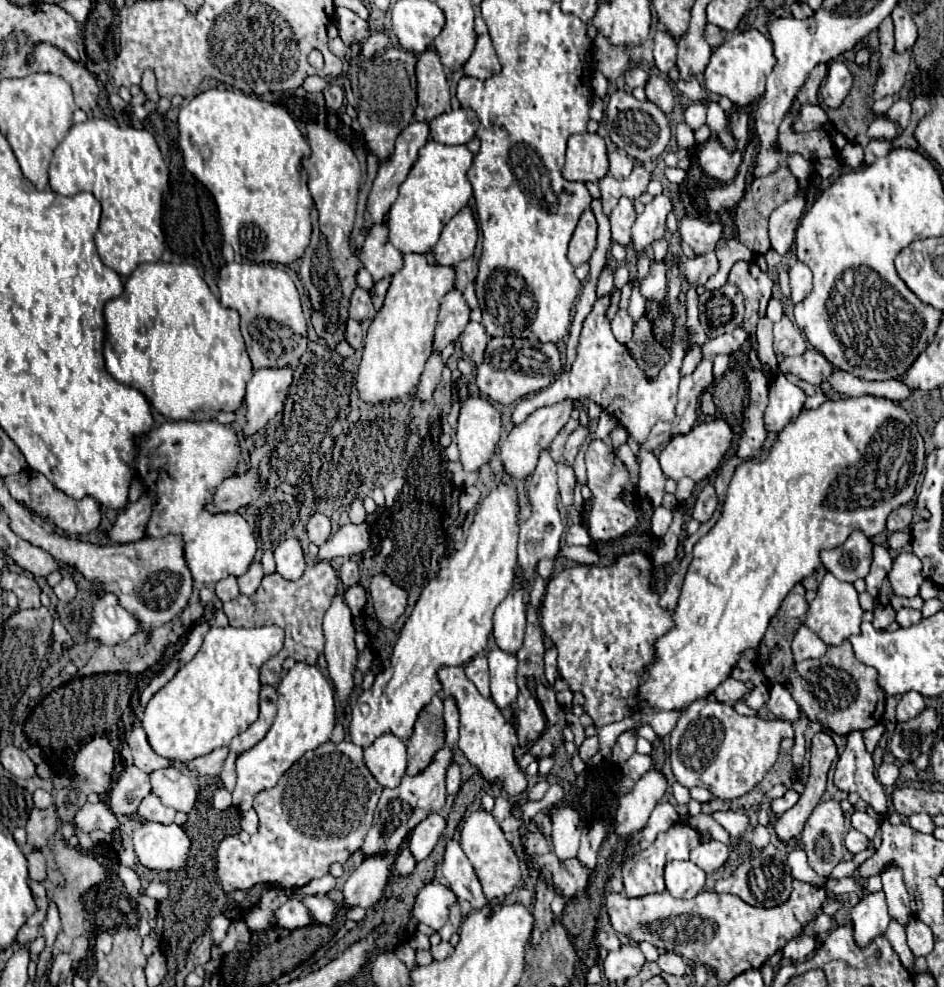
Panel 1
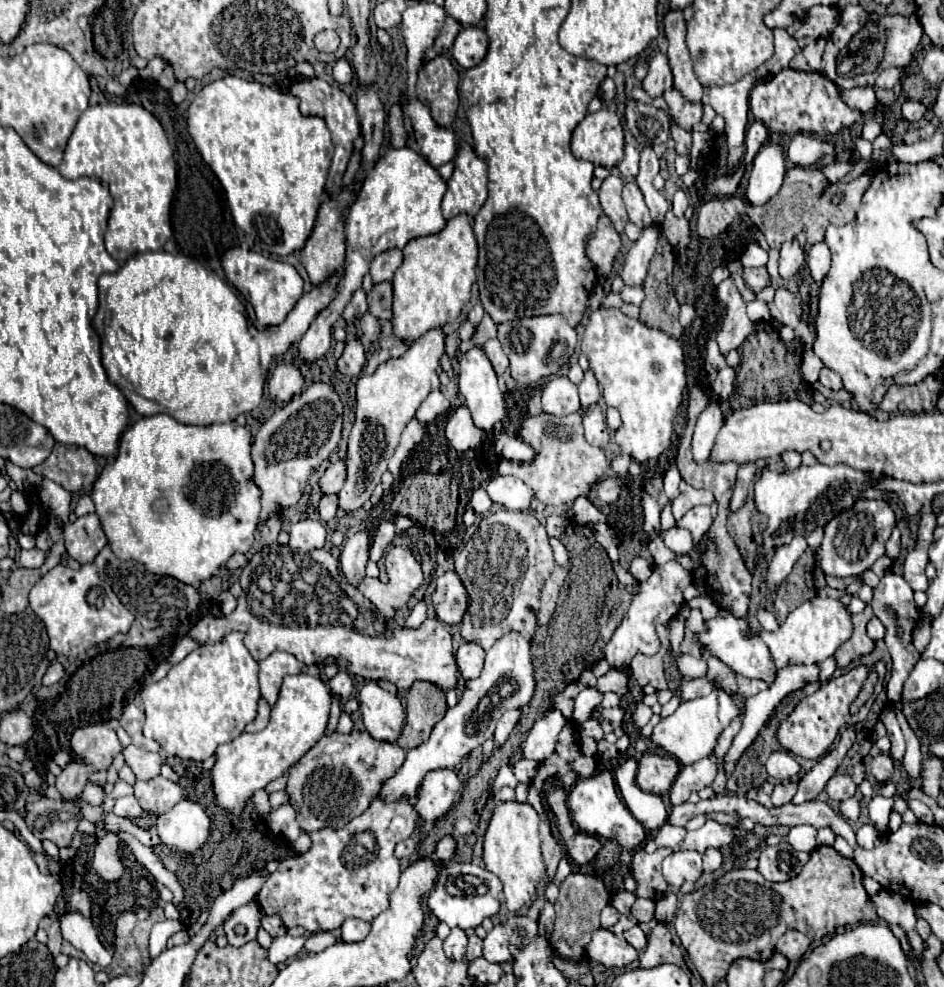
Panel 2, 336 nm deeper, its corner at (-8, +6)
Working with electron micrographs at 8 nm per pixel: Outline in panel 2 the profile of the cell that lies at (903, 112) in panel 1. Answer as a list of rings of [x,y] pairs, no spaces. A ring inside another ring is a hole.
[[[907,99],[907,101],[903,101],[901,111],[903,111],[903,117],[905,117],[907,121],[919,123],[919,121],[925,117],[927,107],[925,107],[923,103],[919,103],[919,101],[911,101],[911,99]]]

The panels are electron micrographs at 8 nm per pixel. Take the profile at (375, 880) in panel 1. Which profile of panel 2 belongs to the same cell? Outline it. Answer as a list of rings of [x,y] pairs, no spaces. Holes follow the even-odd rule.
[[[347,919],[341,927],[341,941],[343,943],[357,943],[369,935],[371,923],[361,919]]]

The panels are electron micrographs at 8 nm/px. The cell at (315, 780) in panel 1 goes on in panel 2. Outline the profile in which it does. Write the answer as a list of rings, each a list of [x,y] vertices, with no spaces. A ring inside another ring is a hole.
[[[351,731],[349,735],[333,733],[321,737],[301,761],[289,769],[287,793],[297,811],[303,831],[323,827],[341,827],[361,815],[377,797],[383,779],[391,777],[405,761],[405,751],[397,743],[373,739],[367,731]]]

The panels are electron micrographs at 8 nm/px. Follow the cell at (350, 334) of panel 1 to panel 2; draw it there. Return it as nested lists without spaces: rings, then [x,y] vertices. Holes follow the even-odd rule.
[[[357,339],[347,341],[343,355],[337,359],[337,371],[349,377],[357,377],[361,375],[363,367],[365,367],[365,351],[363,351],[361,341]]]

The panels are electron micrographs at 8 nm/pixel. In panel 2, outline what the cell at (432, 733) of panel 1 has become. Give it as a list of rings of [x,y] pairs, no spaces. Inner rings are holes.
[[[429,681],[413,683],[413,687],[407,693],[405,727],[397,743],[405,751],[423,743],[431,735],[433,725],[445,715],[445,709],[447,709],[447,703],[441,687]]]

